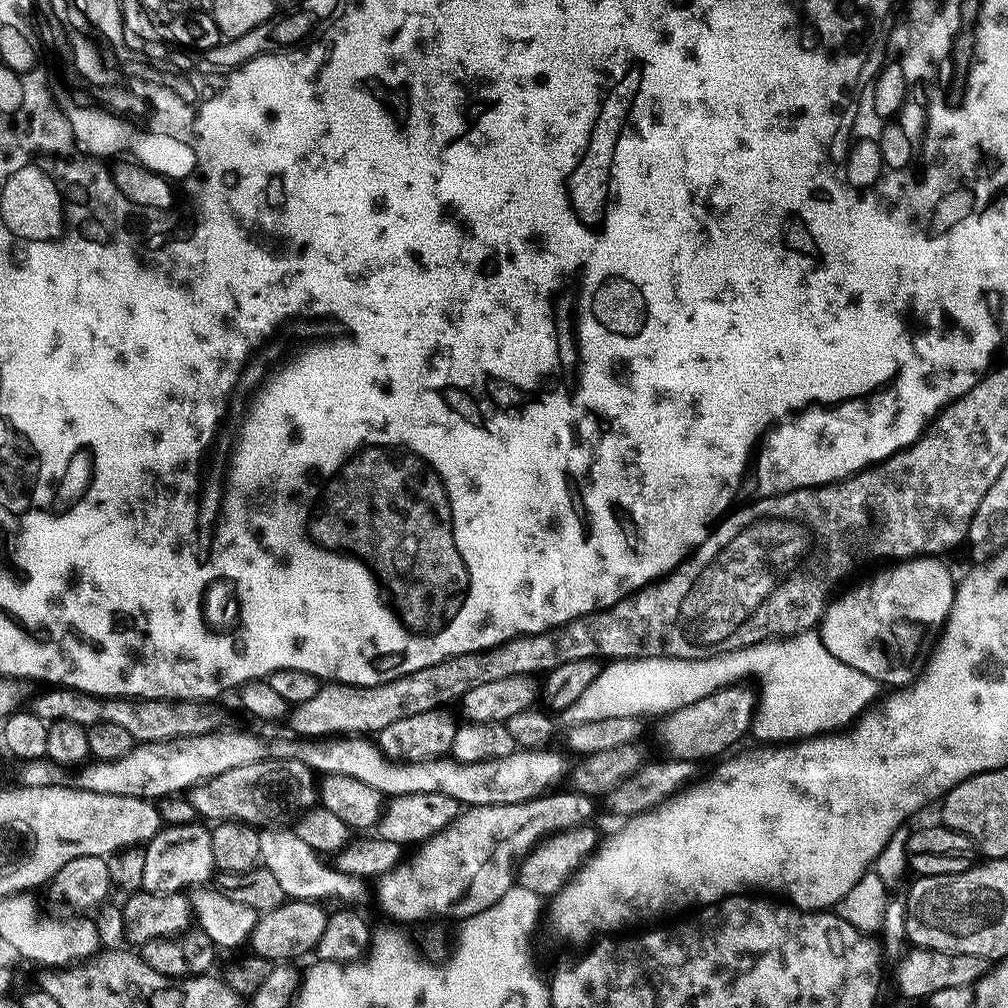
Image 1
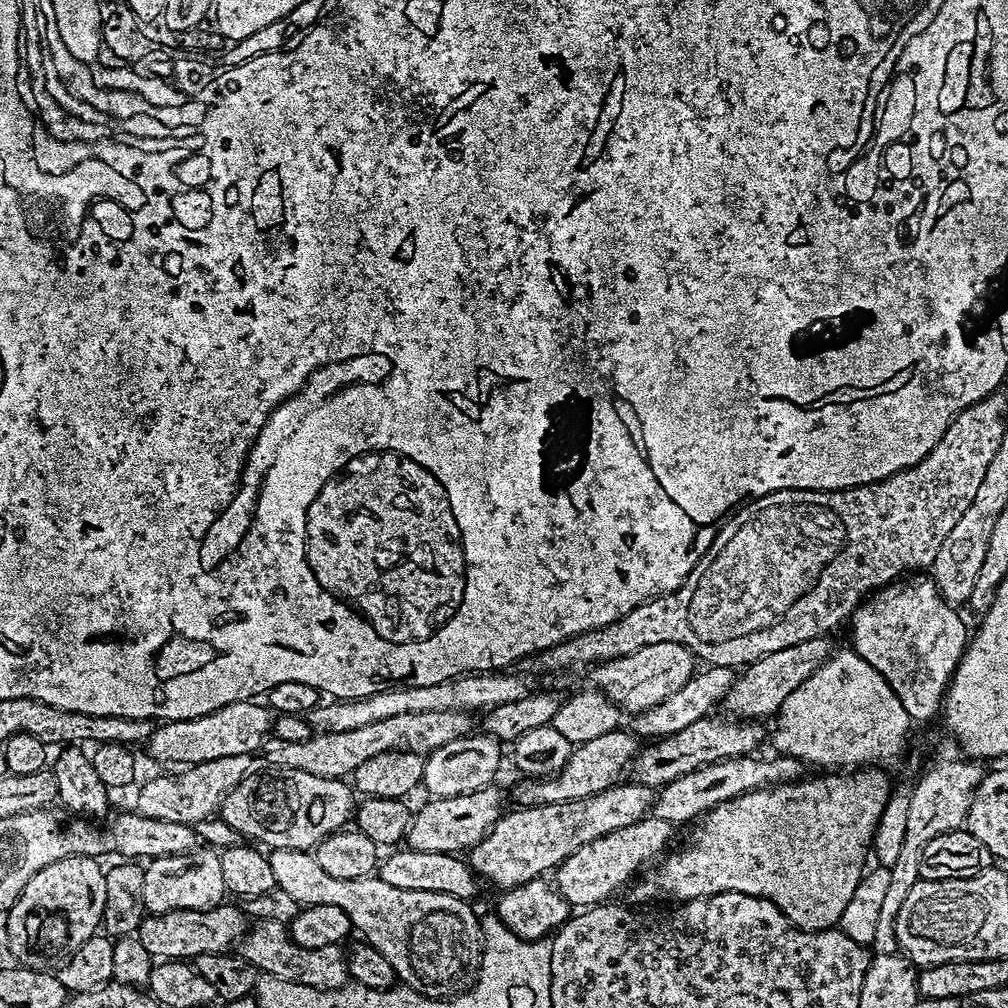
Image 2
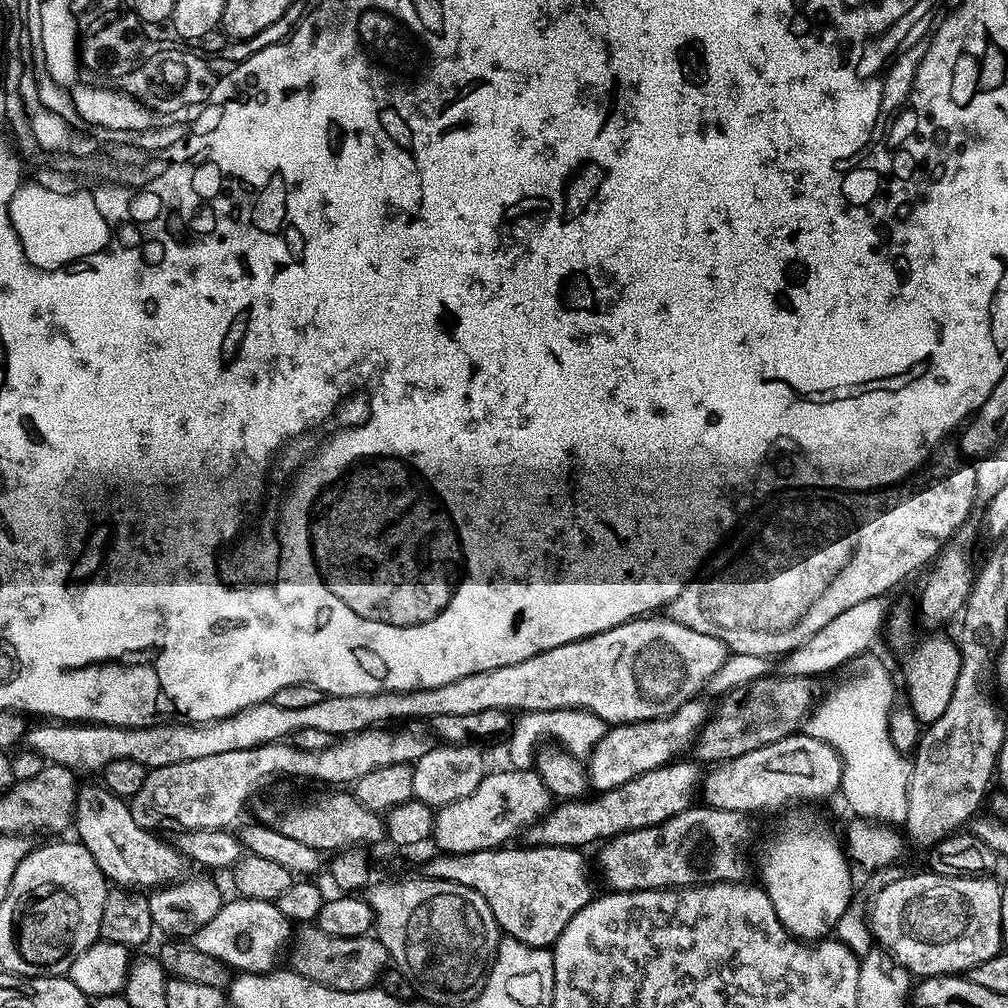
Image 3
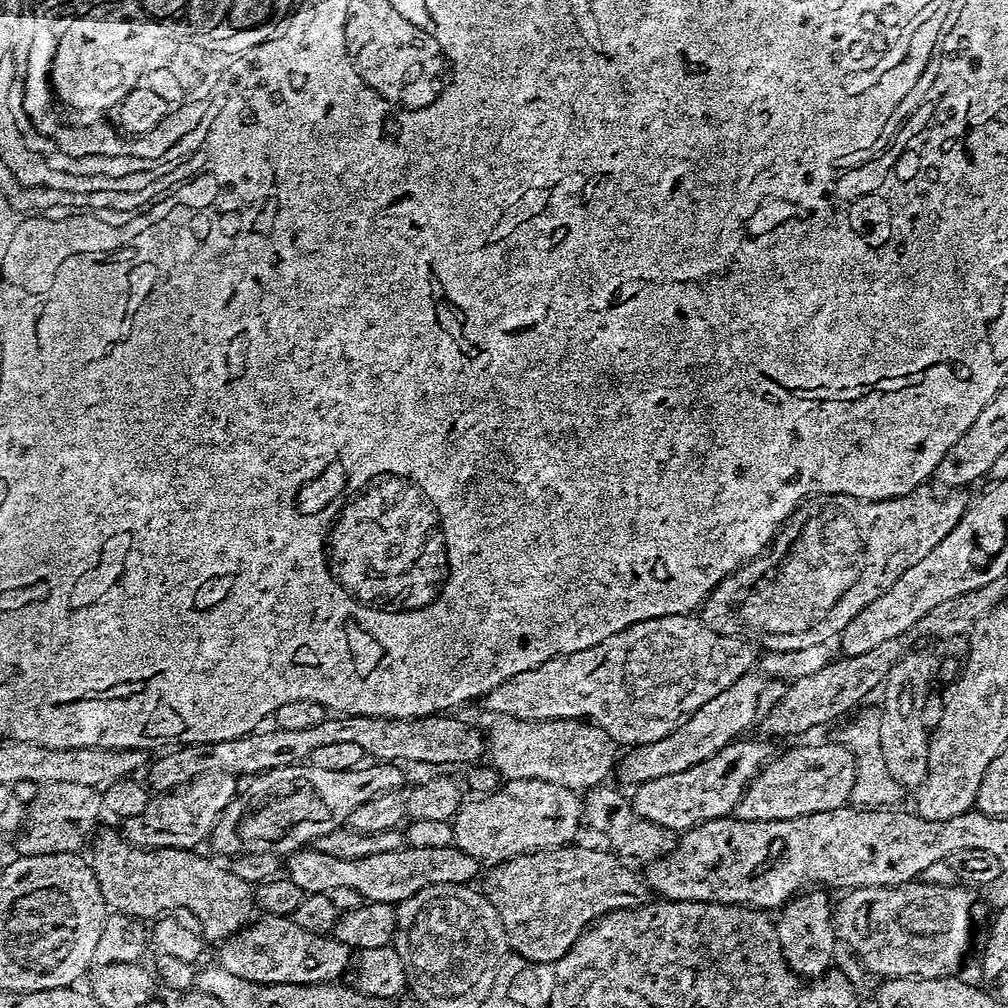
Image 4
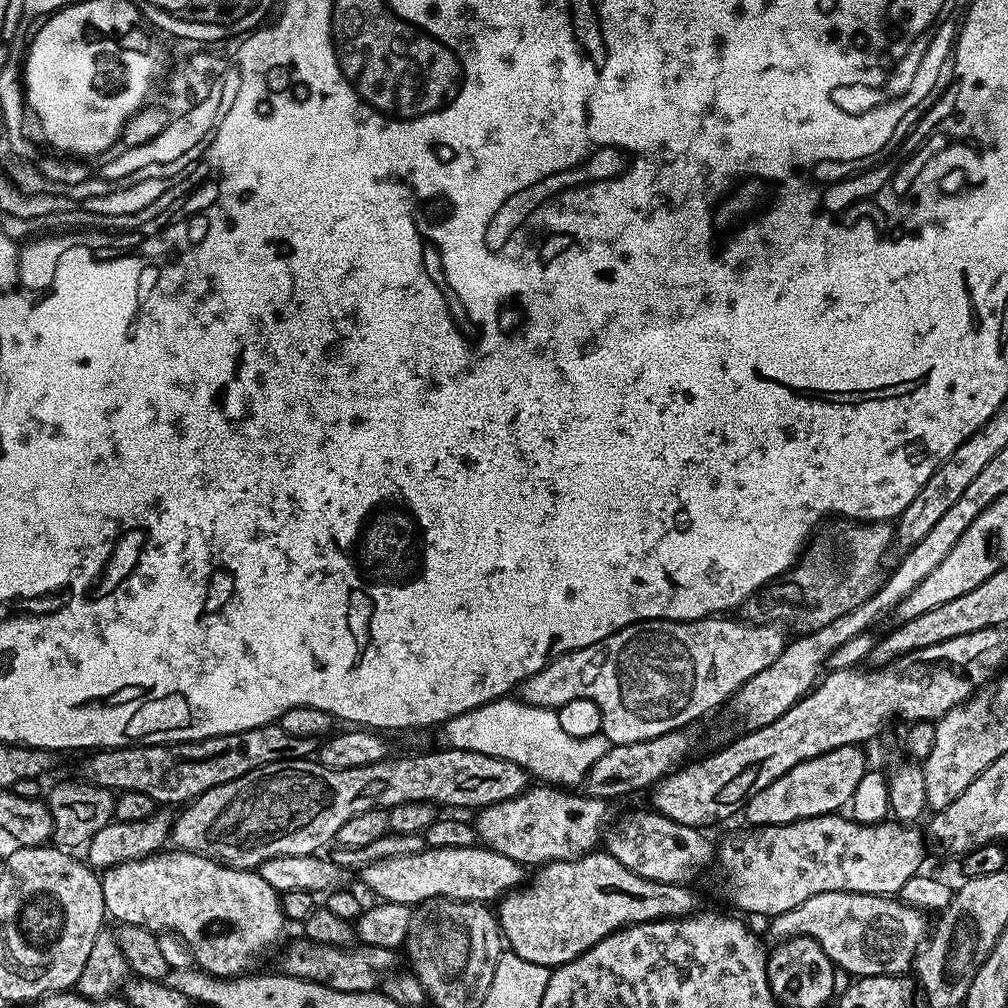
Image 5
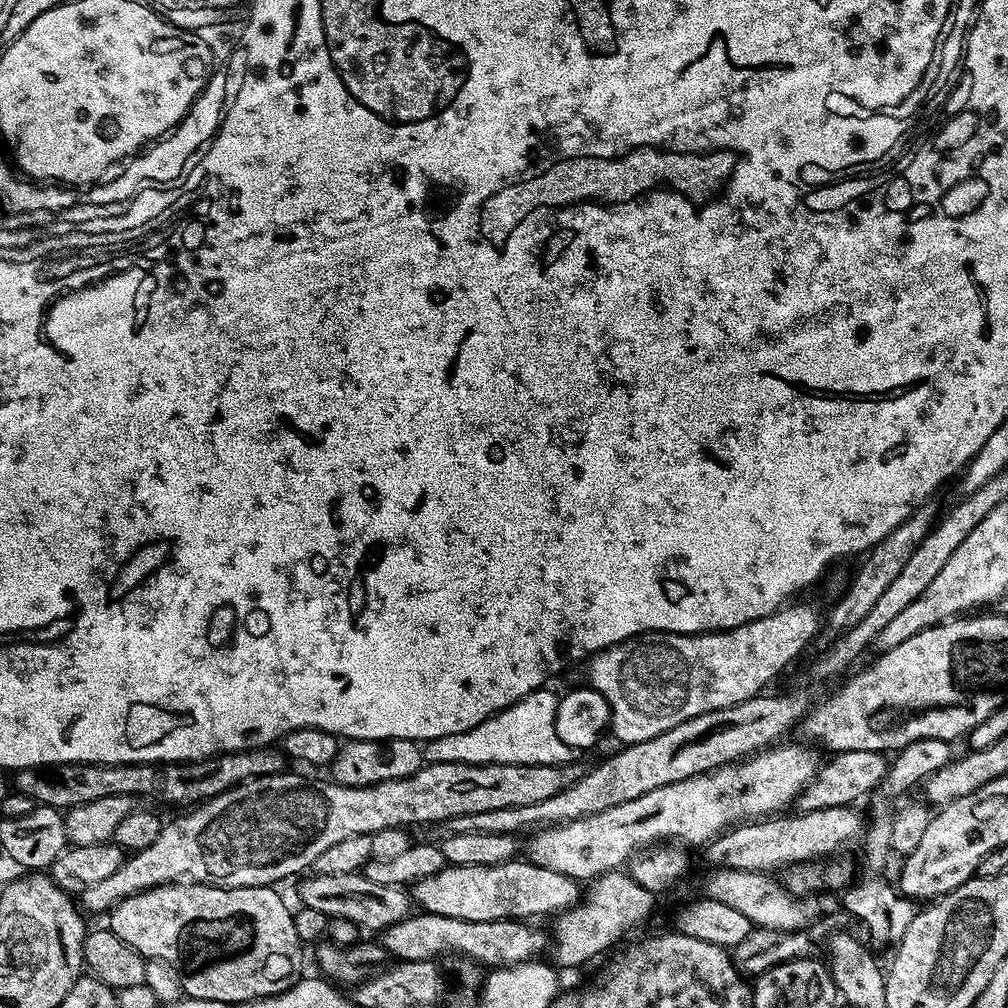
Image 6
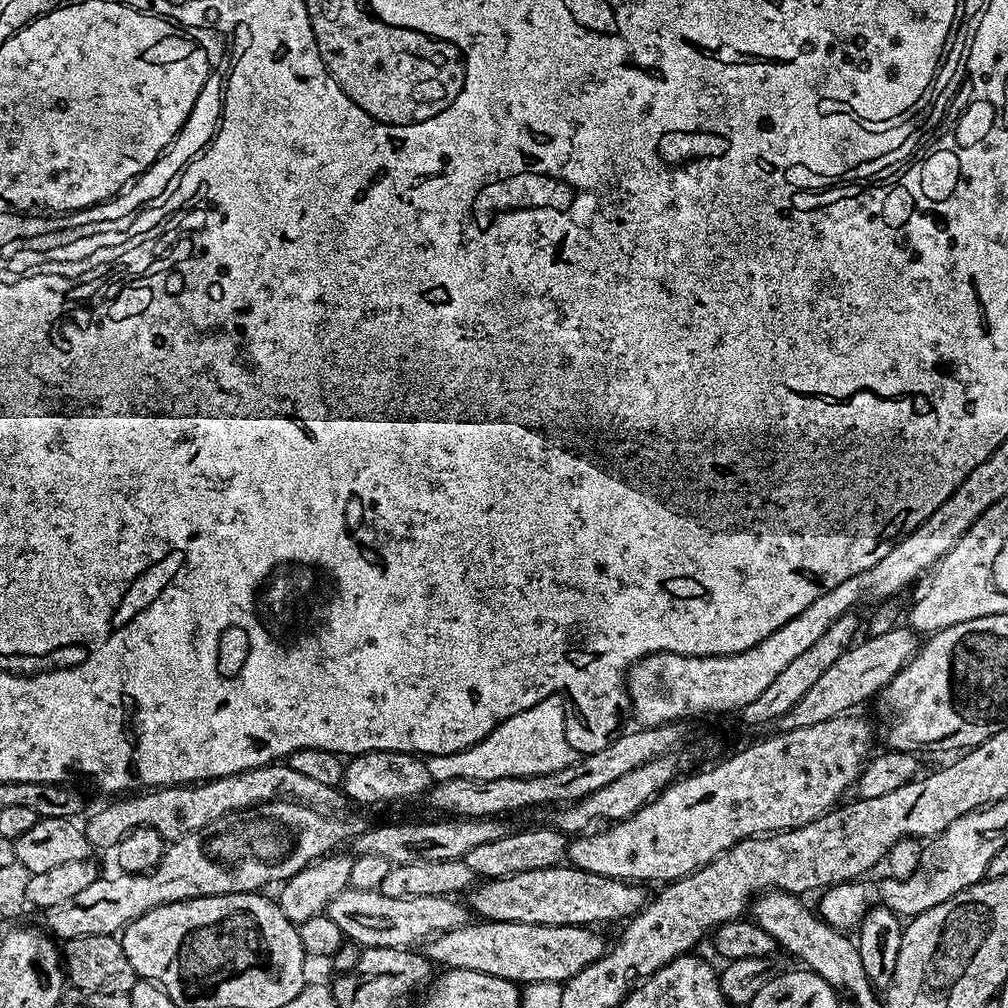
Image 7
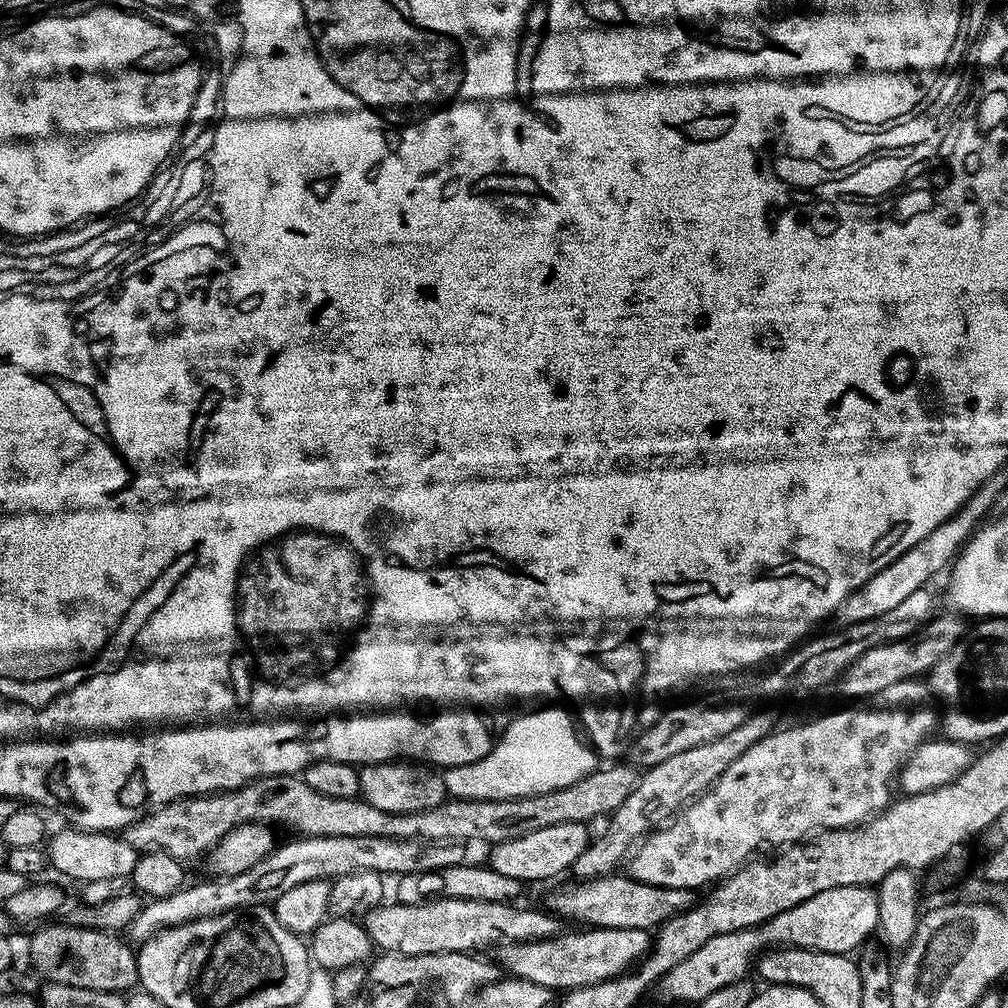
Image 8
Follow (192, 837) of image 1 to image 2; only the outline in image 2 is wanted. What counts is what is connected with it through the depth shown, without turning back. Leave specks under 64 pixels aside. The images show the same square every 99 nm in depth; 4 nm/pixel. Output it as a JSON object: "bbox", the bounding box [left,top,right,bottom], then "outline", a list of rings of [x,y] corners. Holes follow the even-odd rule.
{"bbox":[142,846,227,915],"outline":[[[193,846],[187,852],[153,856],[144,868],[142,896],[144,907],[151,915],[178,908],[212,911],[223,903],[227,890],[222,878],[220,852],[211,846]]]}

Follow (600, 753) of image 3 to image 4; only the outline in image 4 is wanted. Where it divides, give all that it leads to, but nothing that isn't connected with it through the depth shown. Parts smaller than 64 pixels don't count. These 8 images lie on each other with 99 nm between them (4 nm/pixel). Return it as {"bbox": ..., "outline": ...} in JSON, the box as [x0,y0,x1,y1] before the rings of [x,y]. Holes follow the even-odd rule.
{"bbox":[619,674,765,786],"outline":[[[749,674],[738,678],[734,686],[726,686],[722,694],[710,698],[706,706],[699,708],[693,716],[685,716],[680,724],[666,738],[658,738],[649,744],[637,744],[629,747],[628,752],[619,757],[619,783],[639,786],[642,782],[650,782],[650,778],[663,778],[665,774],[678,774],[678,770],[690,770],[690,766],[698,766],[706,758],[718,754],[733,740],[743,737],[744,732],[761,715],[760,695],[764,692],[765,677],[760,674]]]}

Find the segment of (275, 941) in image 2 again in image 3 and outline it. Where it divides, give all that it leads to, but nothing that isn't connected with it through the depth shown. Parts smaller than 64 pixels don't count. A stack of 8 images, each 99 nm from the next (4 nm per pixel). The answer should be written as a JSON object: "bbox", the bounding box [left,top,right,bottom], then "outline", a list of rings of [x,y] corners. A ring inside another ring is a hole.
{"bbox":[286,923,390,992],"outline":[[[315,923],[299,925],[286,960],[292,963],[289,964],[291,971],[297,972],[299,976],[339,992],[366,992],[375,989],[390,968],[386,946],[382,946],[375,935],[334,938],[327,936]]]}

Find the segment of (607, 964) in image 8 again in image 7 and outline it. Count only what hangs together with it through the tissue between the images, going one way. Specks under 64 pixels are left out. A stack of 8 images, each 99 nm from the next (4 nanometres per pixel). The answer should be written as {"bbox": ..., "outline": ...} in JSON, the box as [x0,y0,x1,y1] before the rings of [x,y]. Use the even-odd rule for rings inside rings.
{"bbox":[424,920,606,985],"outline":[[[477,920],[476,924],[469,922],[431,937],[424,946],[426,957],[434,964],[444,964],[447,969],[478,970],[478,974],[490,974],[526,985],[568,980],[606,951],[606,943],[596,933],[599,931],[588,926]]]}

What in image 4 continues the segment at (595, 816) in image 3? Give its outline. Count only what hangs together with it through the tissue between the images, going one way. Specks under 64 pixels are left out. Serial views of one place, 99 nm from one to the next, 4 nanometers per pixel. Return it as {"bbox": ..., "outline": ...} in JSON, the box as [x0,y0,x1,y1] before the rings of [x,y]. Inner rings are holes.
{"bbox":[635,739,770,834],"outline":[[[748,739],[733,740],[718,750],[718,754],[698,762],[698,766],[690,766],[690,770],[678,770],[678,774],[665,774],[663,778],[642,782],[635,789],[636,813],[658,826],[669,828],[673,834],[687,832],[707,820],[733,815],[744,791],[770,759],[768,748],[762,741]]]}

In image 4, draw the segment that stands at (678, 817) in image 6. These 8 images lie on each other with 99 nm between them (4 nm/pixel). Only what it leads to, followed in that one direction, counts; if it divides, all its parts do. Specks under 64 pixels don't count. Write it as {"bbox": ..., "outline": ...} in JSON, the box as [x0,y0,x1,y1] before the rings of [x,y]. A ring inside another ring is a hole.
{"bbox":[451,776,582,862],"outline":[[[529,776],[525,780],[504,780],[495,792],[472,799],[461,804],[460,811],[451,821],[452,838],[455,847],[461,848],[463,852],[481,862],[499,862],[524,856],[528,852],[571,845],[575,841],[572,839],[575,838],[576,831],[580,828],[580,820],[582,824],[582,800],[573,789],[558,786],[554,782],[535,780]]]}

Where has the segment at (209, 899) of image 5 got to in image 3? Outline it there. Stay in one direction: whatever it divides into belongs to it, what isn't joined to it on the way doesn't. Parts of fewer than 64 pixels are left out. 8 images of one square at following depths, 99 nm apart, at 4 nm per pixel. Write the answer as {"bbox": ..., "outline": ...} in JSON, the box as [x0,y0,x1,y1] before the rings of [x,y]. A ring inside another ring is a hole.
{"bbox":[74,783,186,890],"outline":[[[99,783],[88,784],[76,793],[76,815],[74,817],[74,832],[81,844],[93,856],[94,862],[101,870],[105,879],[124,890],[155,890],[161,886],[172,885],[185,874],[186,861],[171,843],[159,840],[158,835],[136,825],[131,817],[129,805],[120,797],[107,792]]]}

